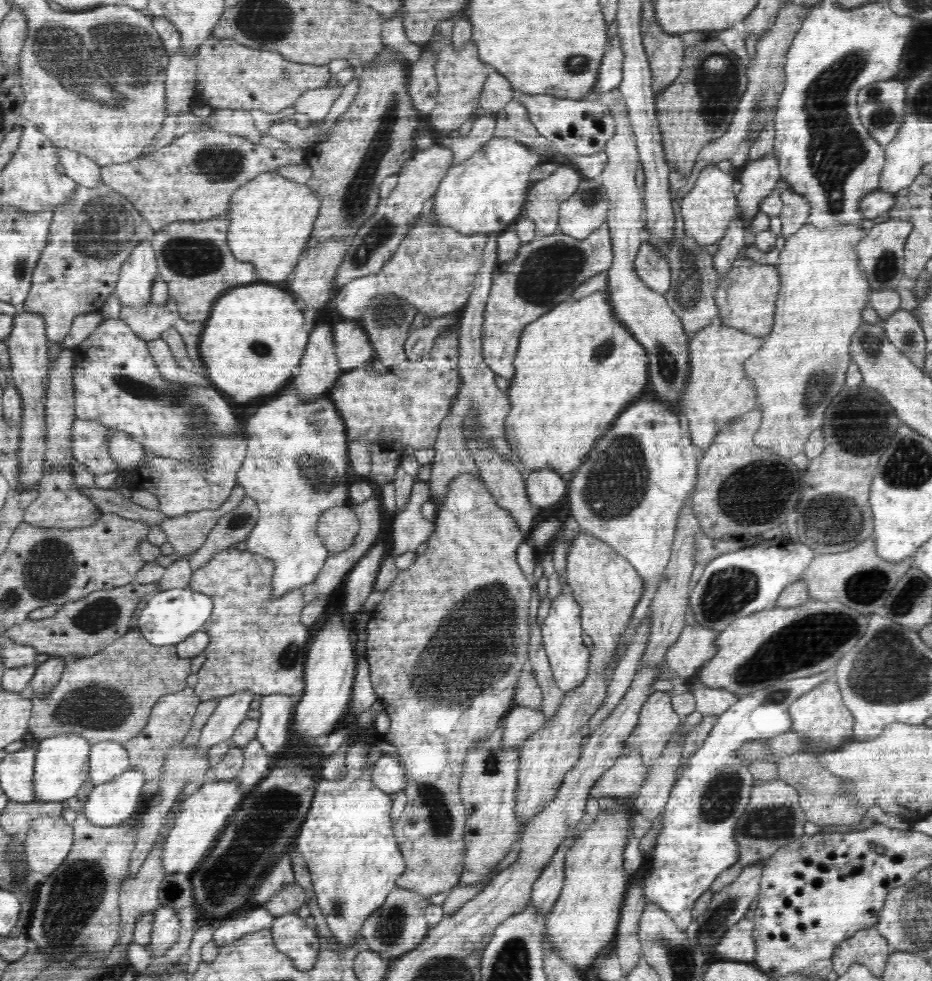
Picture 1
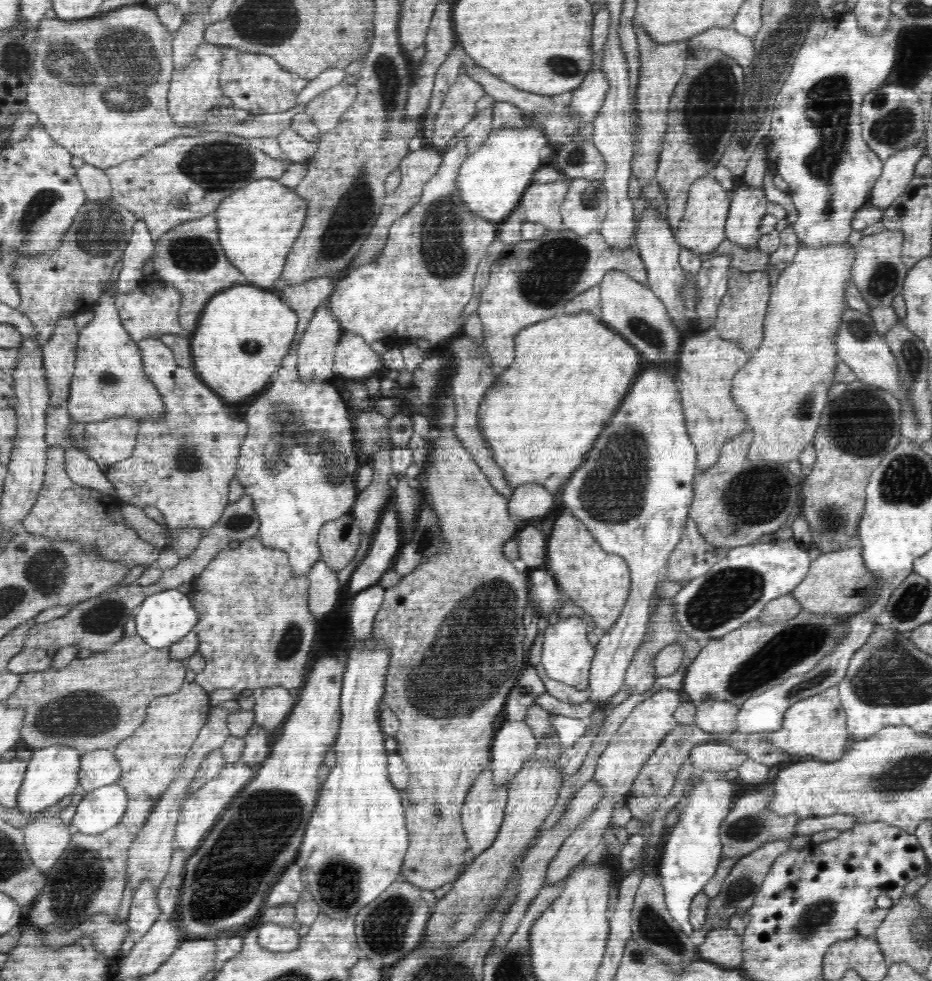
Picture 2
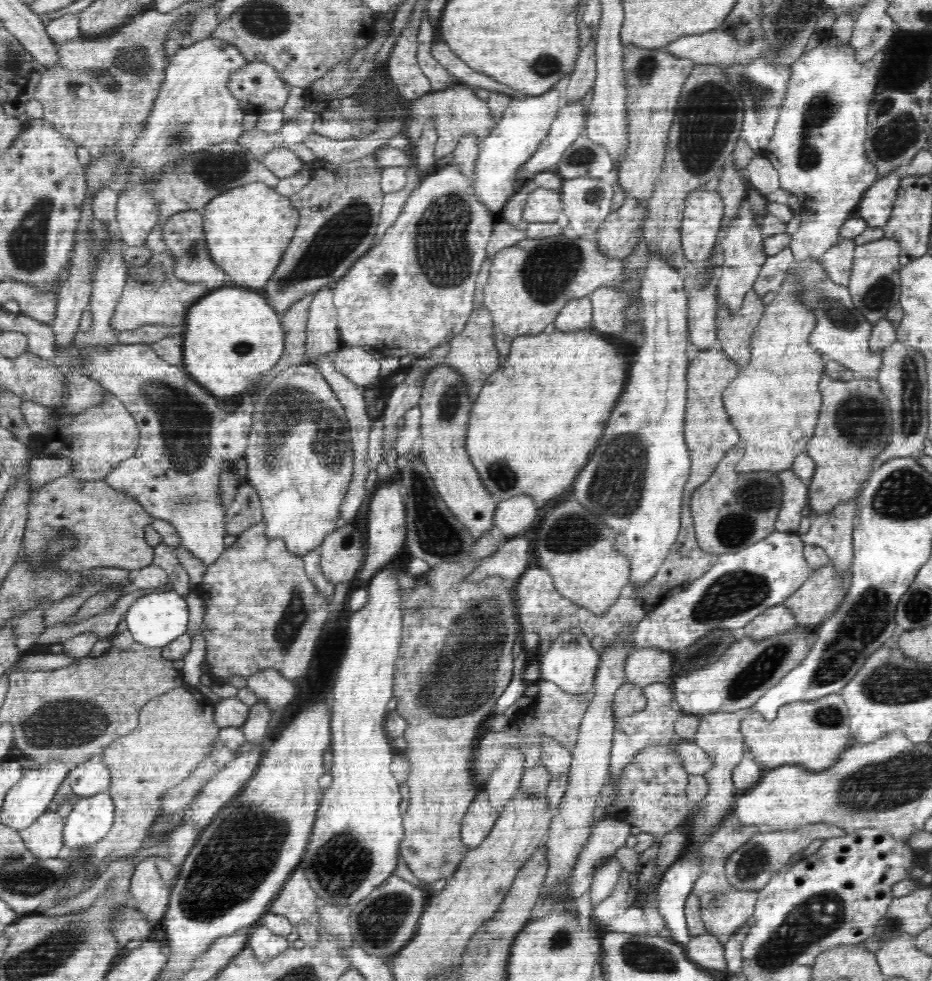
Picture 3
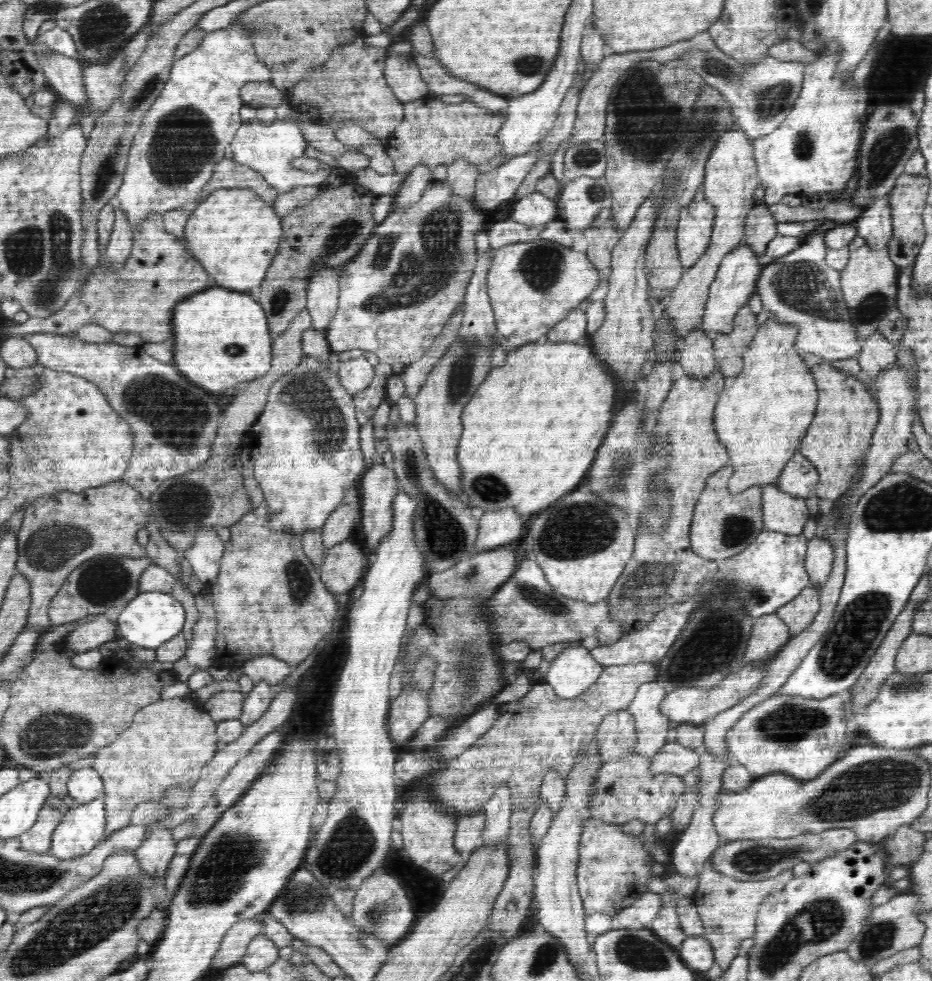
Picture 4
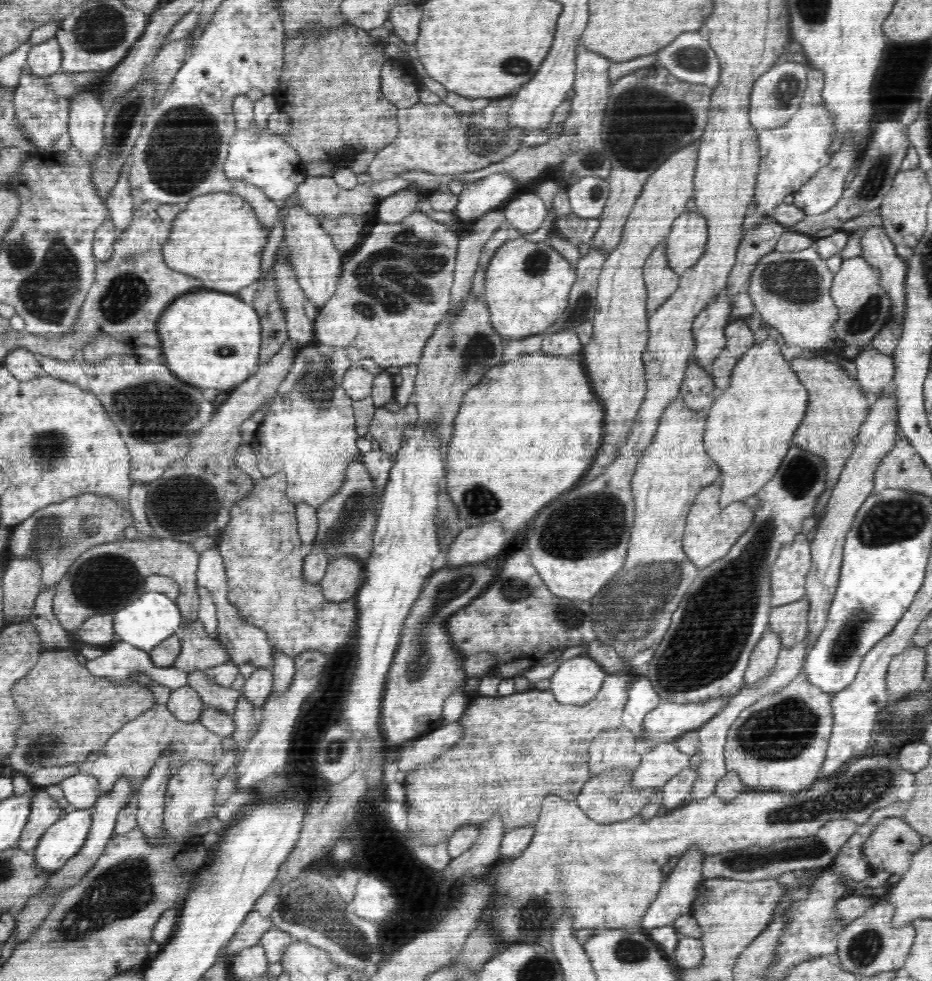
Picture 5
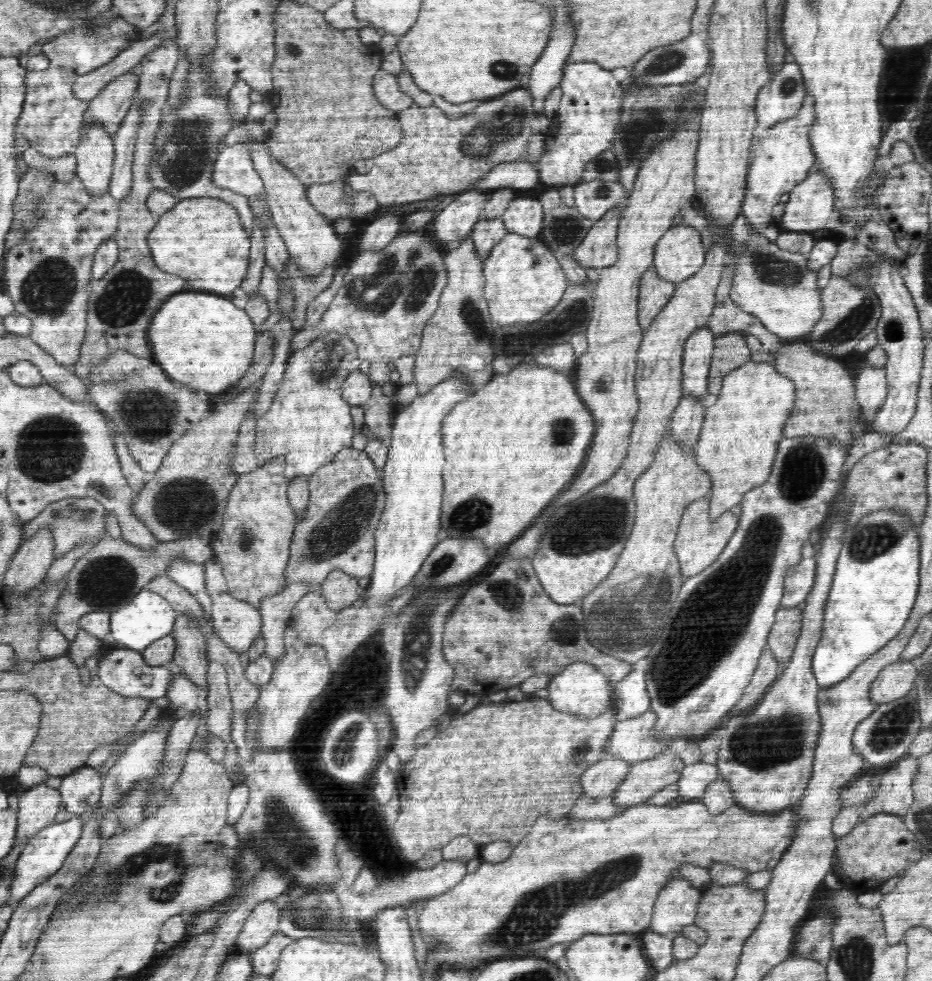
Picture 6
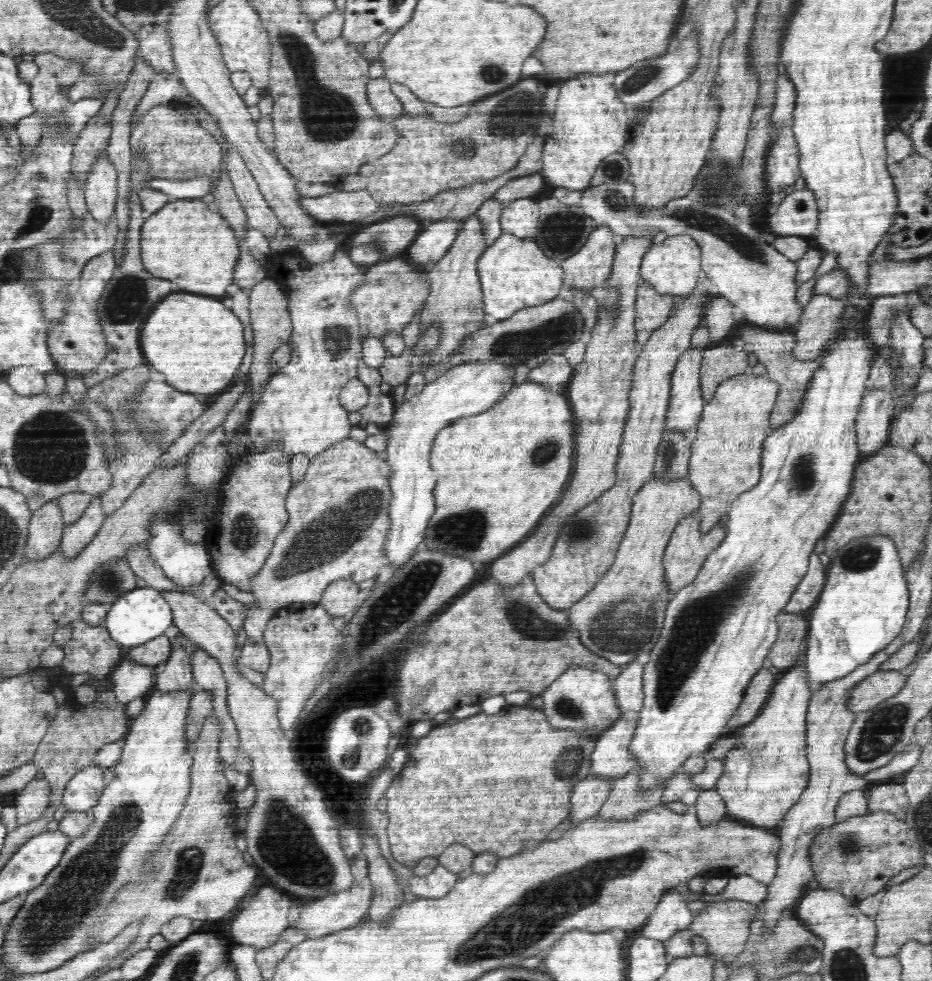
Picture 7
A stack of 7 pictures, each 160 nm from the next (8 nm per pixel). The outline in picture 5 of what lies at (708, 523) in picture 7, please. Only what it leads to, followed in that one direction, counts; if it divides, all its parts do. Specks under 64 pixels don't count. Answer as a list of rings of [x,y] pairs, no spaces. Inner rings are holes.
[[[769,336],[766,342],[754,344],[754,348],[745,351],[744,356],[736,363],[731,374],[730,386],[723,389],[720,398],[712,404],[708,414],[708,424],[704,432],[704,446],[708,446],[708,454],[720,462],[719,482],[722,483],[720,495],[721,507],[729,503],[742,501],[745,497],[755,495],[778,472],[788,446],[792,444],[792,436],[798,424],[806,416],[809,391],[800,382],[791,363],[783,357],[779,343]]]

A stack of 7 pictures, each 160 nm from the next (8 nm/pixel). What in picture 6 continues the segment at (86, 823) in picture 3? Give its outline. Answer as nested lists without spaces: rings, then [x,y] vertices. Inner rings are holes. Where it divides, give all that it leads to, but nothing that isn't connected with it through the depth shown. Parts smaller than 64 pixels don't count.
[[[75,815],[70,820],[52,823],[39,830],[24,846],[14,866],[15,878],[12,884],[11,900],[20,901],[38,884],[42,884],[52,874],[56,874],[64,864],[65,858],[71,853],[79,841],[86,817]]]

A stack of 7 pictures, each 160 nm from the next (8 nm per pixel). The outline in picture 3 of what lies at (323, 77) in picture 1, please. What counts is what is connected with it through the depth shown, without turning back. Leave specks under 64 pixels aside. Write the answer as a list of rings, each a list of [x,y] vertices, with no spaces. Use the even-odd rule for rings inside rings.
[[[248,62],[247,66],[230,74],[229,88],[244,112],[261,115],[280,110],[290,98],[291,88],[272,66]]]

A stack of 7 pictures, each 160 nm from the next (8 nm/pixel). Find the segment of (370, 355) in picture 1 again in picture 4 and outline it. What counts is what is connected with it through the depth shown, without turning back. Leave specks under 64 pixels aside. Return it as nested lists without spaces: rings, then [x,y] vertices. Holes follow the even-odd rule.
[[[365,357],[350,358],[346,362],[340,364],[338,376],[341,385],[349,392],[350,395],[358,394],[362,390],[366,390],[375,375],[375,366]]]

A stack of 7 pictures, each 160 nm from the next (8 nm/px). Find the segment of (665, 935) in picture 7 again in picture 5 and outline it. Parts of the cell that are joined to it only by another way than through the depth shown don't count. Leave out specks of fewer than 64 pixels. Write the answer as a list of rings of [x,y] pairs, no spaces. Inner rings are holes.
[[[692,846],[686,854],[682,854],[679,857],[677,865],[663,880],[656,898],[649,903],[648,910],[641,916],[642,920],[639,920],[639,926],[642,926],[647,931],[649,929],[660,928],[660,926],[672,925],[676,918],[691,912],[692,902],[696,899],[697,888],[703,882],[702,870],[705,858],[706,855],[700,852],[699,848],[695,848],[695,846]]]

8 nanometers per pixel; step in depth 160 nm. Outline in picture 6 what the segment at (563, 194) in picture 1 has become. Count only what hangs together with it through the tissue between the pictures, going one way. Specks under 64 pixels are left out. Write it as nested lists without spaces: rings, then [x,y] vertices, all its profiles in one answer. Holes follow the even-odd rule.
[[[516,197],[501,214],[503,223],[510,233],[535,240],[543,229],[544,211],[542,203],[532,197]]]

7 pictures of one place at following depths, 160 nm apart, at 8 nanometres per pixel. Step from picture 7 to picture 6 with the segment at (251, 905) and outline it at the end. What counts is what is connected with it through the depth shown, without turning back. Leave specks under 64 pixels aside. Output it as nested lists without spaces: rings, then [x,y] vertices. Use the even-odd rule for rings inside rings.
[[[272,900],[255,906],[237,936],[237,948],[246,952],[264,946],[278,931],[280,912],[281,909]]]

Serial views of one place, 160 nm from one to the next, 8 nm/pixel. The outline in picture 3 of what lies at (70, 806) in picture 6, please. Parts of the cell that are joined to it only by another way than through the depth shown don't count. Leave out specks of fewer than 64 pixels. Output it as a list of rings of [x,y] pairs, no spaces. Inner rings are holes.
[[[95,755],[86,762],[72,765],[66,780],[70,782],[74,795],[92,797],[101,791],[109,791],[111,785],[111,770],[108,770],[101,755]]]

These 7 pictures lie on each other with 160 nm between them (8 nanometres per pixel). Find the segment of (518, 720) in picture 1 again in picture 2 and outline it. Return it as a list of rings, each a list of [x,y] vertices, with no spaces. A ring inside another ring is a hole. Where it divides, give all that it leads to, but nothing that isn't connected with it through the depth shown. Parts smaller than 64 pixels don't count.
[[[524,720],[502,721],[492,742],[492,770],[496,786],[508,782],[521,769],[524,762],[536,754],[539,742]]]

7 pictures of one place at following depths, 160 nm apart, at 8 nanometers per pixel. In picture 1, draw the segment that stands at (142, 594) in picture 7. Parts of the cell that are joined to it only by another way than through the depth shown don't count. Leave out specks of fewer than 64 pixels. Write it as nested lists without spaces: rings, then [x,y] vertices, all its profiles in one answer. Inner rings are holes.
[[[172,588],[157,591],[148,599],[147,605],[141,608],[135,620],[135,629],[140,631],[148,643],[154,646],[176,645],[183,642],[206,626],[211,617],[213,604],[211,597],[202,591]]]

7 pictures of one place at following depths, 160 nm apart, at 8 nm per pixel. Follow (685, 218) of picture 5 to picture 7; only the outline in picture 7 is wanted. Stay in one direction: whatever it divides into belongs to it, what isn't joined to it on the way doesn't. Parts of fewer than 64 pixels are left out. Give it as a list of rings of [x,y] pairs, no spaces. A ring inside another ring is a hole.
[[[678,234],[666,238],[658,244],[652,244],[642,262],[642,281],[663,294],[688,294],[694,290],[696,281],[704,274],[701,265],[702,251],[699,243],[691,235]]]

